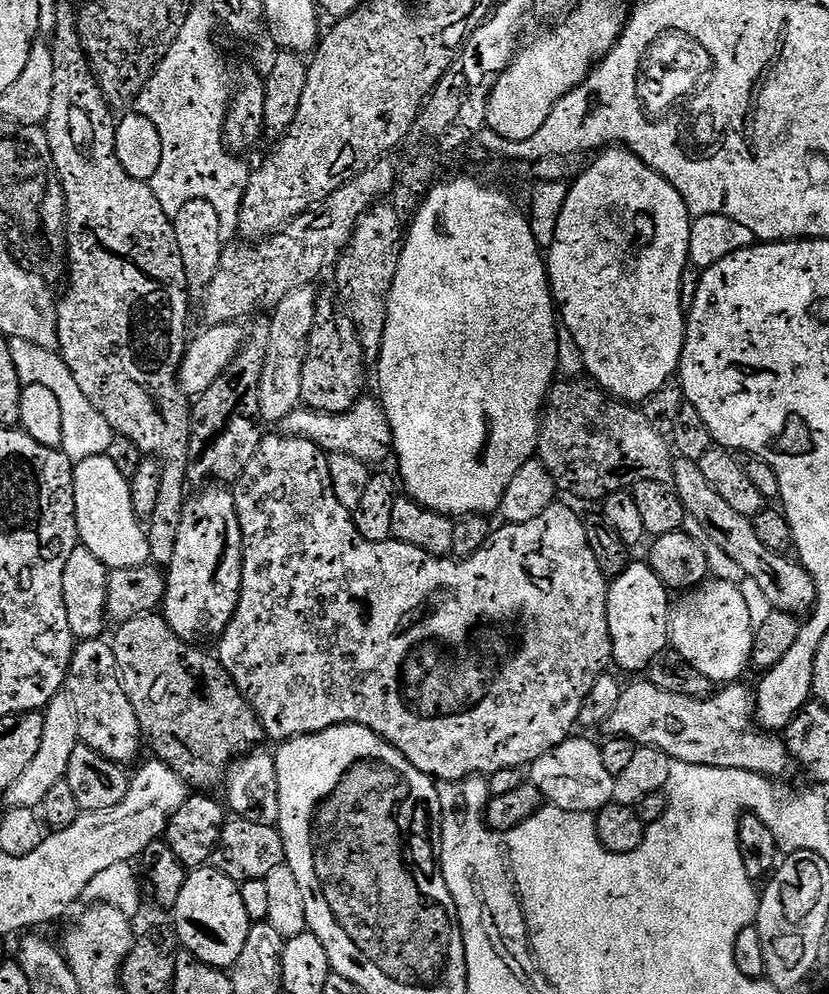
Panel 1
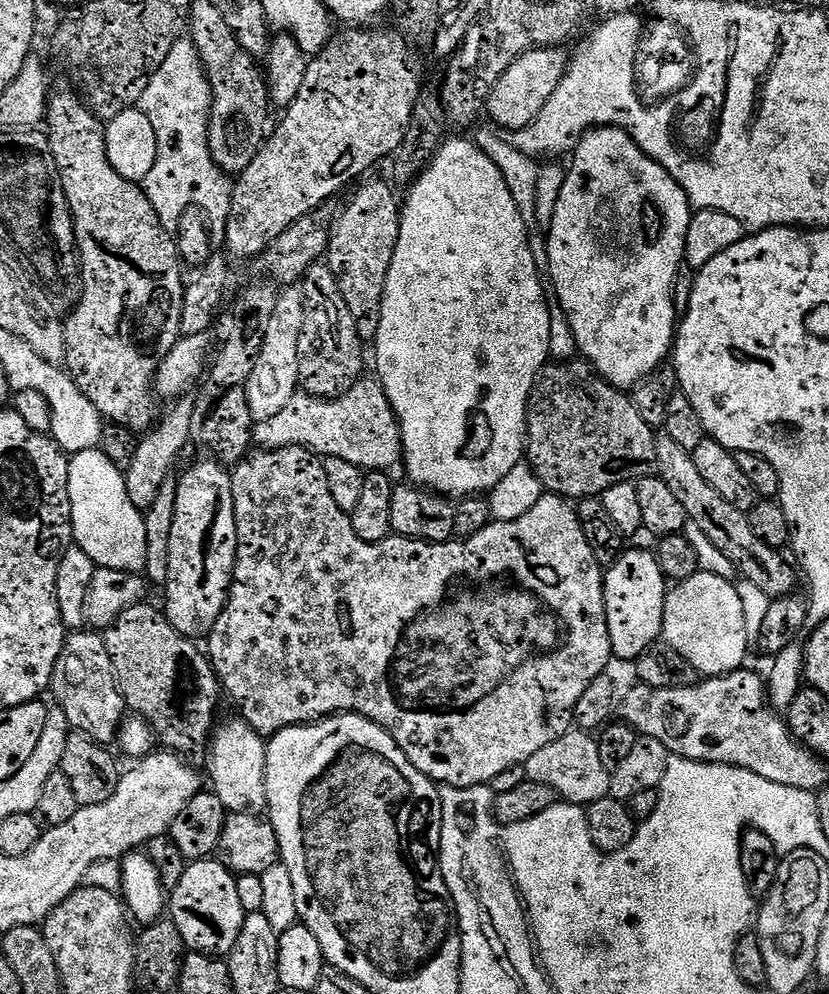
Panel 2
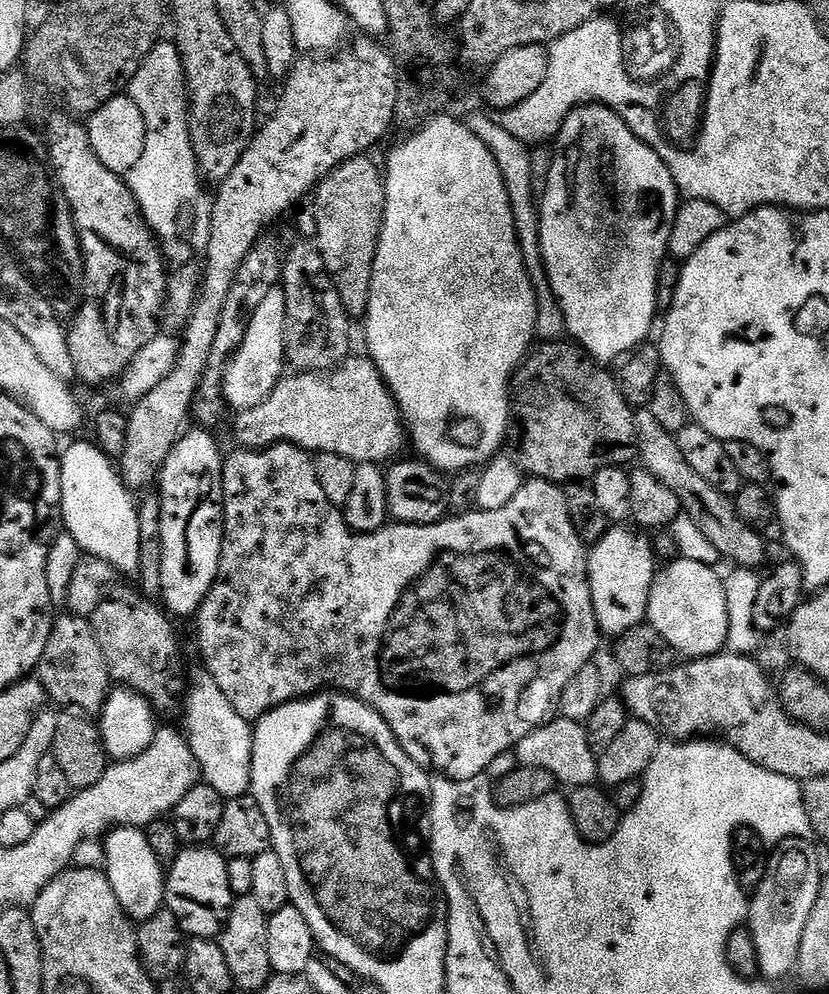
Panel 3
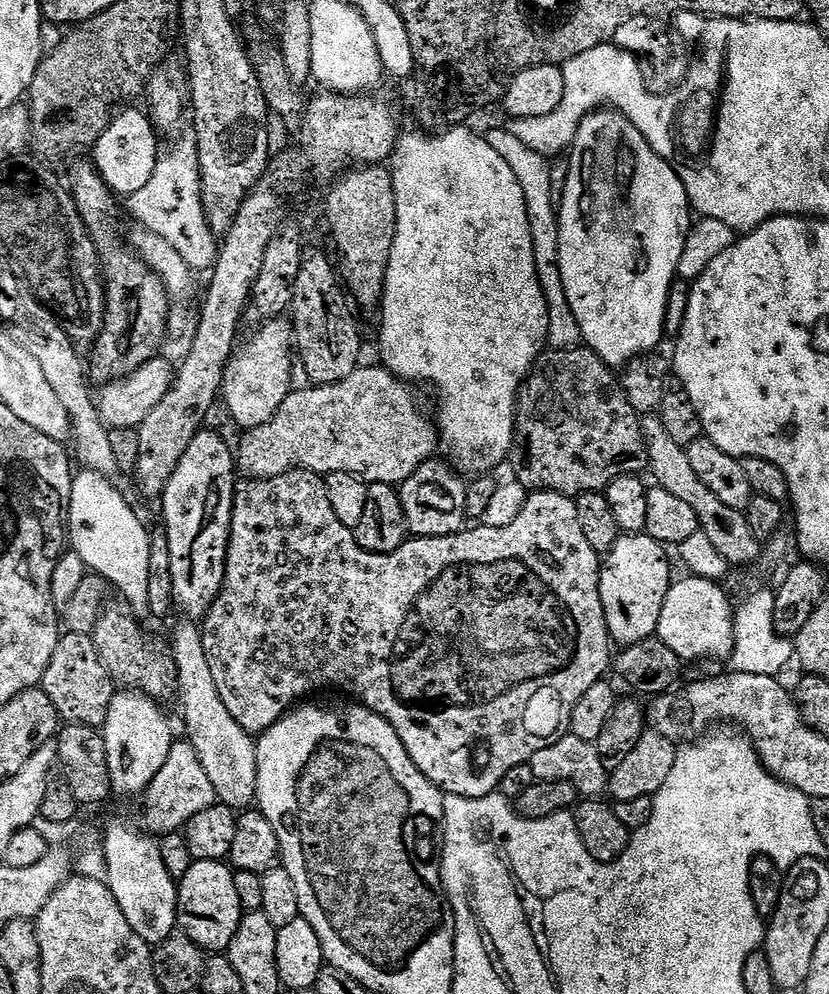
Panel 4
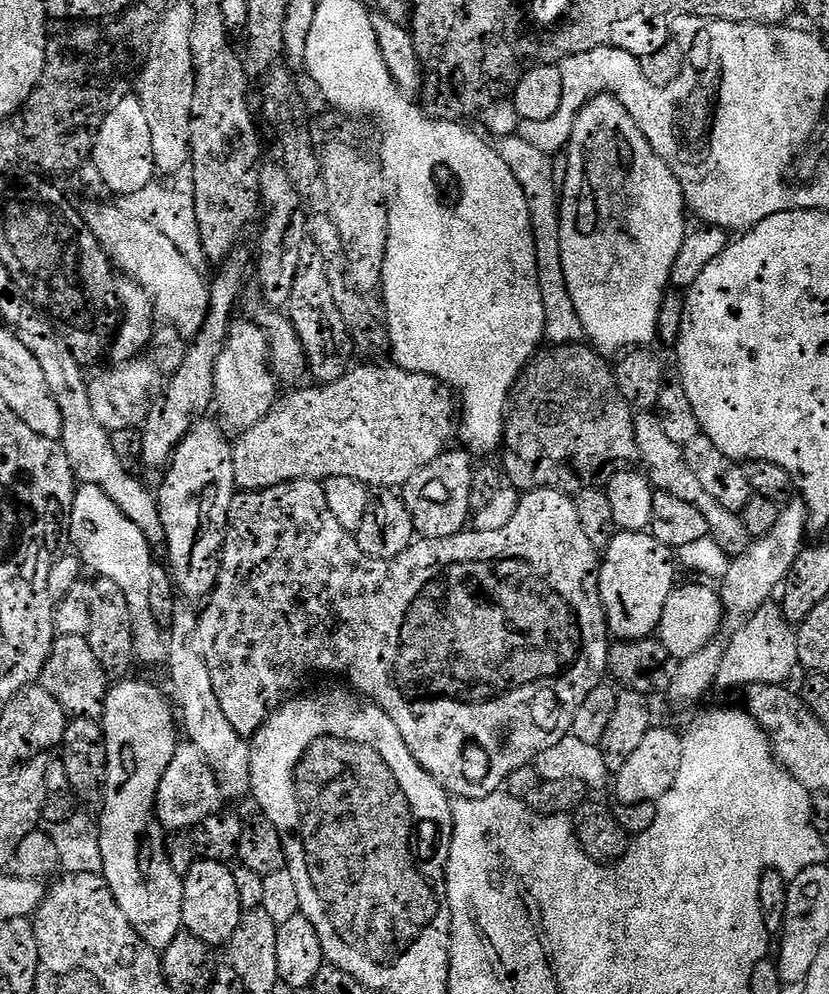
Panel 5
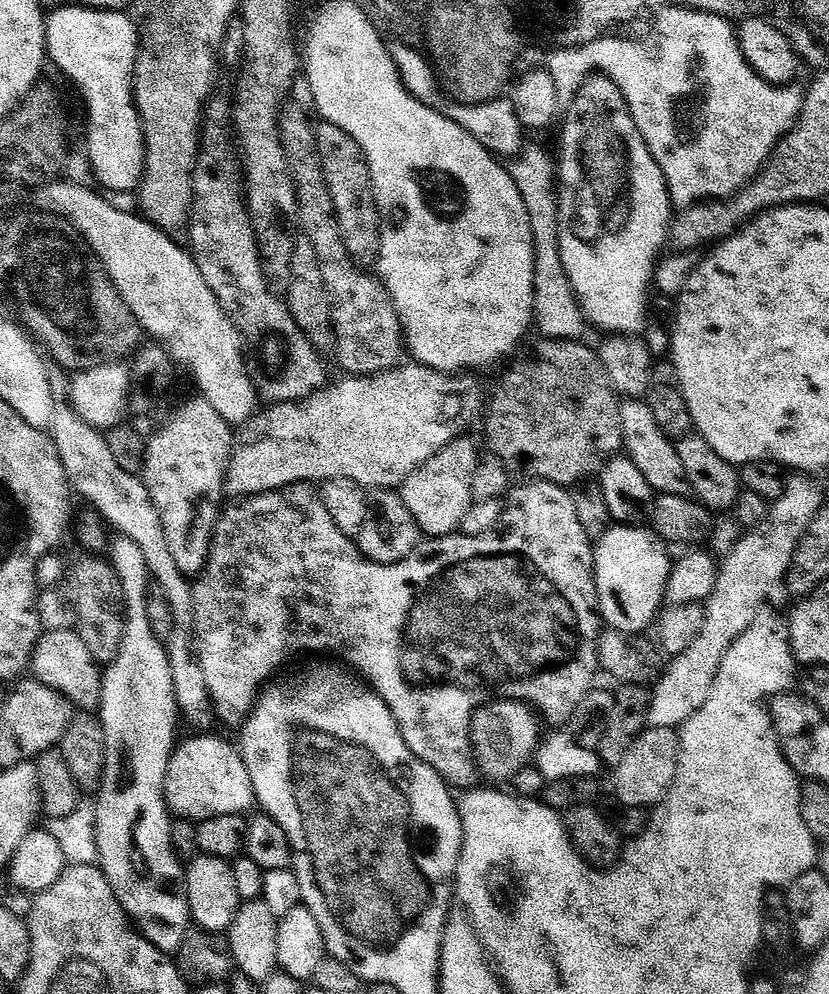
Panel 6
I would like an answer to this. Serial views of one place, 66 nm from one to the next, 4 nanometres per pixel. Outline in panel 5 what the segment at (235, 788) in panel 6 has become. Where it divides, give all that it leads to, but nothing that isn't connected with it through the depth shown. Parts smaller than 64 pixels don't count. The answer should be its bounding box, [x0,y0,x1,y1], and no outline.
[156,742,221,830]

